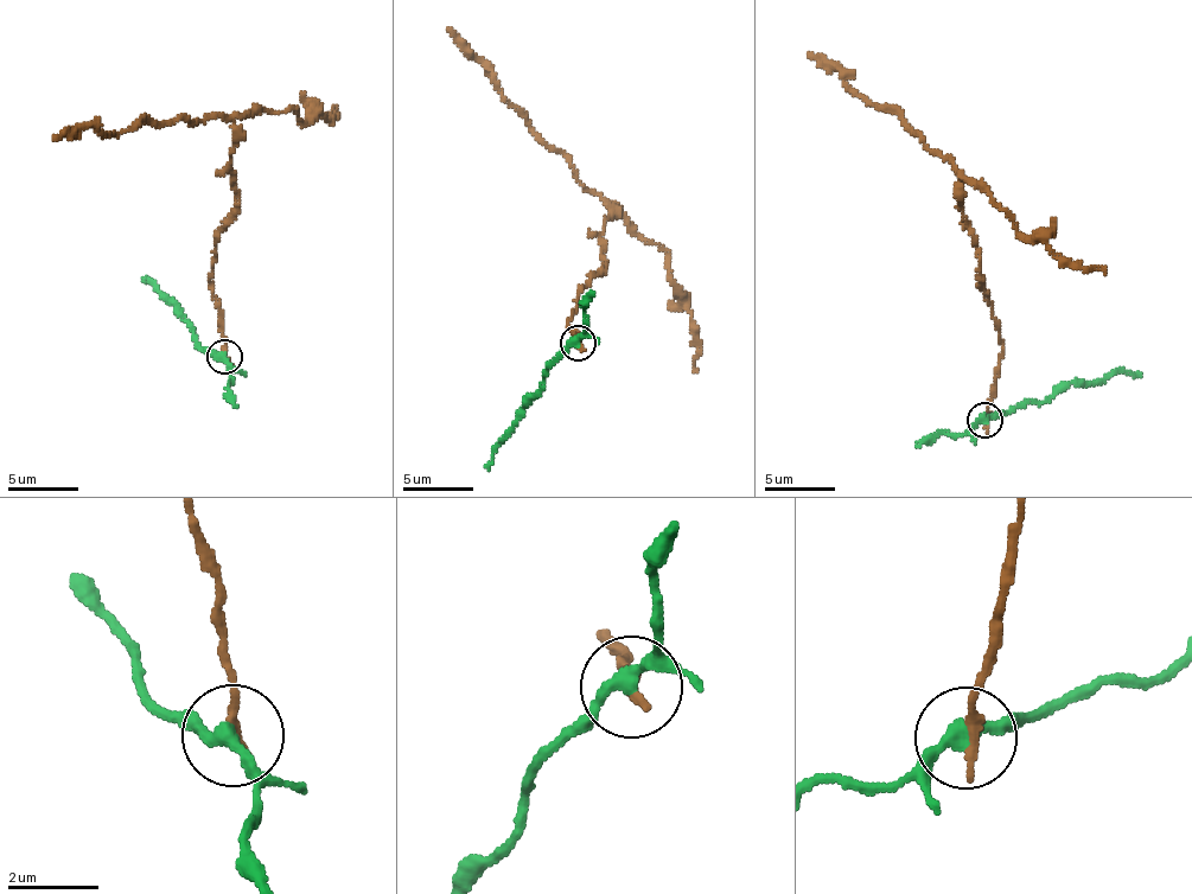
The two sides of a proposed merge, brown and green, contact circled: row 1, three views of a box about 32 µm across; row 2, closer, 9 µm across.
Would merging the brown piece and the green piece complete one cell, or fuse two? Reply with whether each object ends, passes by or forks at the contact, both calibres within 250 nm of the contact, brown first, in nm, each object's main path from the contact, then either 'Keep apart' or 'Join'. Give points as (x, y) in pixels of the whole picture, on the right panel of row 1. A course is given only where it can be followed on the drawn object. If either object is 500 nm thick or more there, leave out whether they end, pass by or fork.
At the ring brown ends. At the ring green passes by. Thickness 240 nm (brown) against 280 nm. Course of brown: (987, 420), (1002, 357), (953, 163), (934, 154), (896, 113), (853, 95), (840, 71), (808, 52). Course of green: (983, 420), (1050, 402), (1072, 383), (1120, 372), (1141, 377). Keep apart

